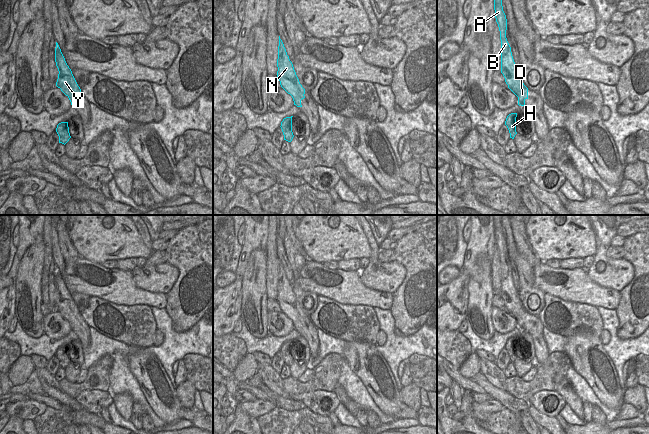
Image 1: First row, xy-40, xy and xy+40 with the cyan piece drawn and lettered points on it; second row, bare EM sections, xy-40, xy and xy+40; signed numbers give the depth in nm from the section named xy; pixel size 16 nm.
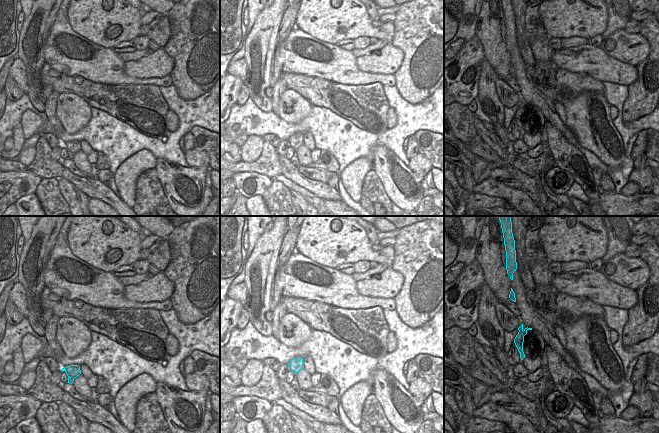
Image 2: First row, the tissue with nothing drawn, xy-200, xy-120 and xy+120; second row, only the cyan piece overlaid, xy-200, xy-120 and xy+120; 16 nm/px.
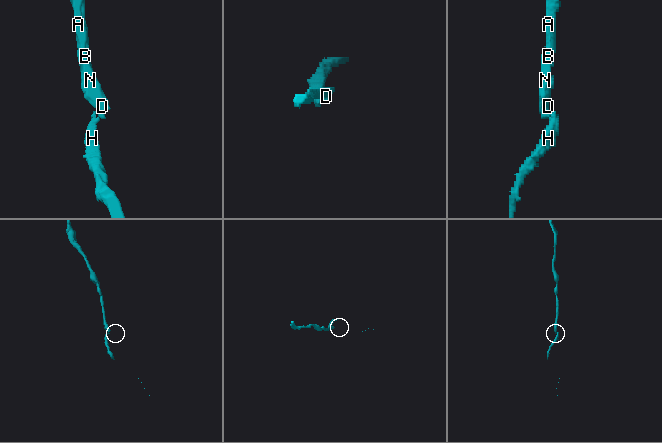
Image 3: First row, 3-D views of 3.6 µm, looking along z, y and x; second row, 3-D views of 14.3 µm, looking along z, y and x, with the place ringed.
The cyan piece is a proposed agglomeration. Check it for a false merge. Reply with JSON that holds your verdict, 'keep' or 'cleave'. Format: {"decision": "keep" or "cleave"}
{"decision": "cleave"}

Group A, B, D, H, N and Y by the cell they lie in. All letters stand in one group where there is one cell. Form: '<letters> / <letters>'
A B D N Y / H

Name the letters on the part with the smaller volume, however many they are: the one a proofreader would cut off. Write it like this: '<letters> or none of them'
H

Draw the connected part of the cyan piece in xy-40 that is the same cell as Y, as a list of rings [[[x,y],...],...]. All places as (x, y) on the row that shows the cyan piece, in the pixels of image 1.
[[[57,42],[55,48],[55,62],[59,71],[56,86],[69,98],[73,107],[78,107],[77,99],[83,97],[81,89],[78,86],[71,69],[67,65]]]

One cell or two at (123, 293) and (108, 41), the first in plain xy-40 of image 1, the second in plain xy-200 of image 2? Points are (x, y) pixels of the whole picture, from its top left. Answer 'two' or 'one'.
two

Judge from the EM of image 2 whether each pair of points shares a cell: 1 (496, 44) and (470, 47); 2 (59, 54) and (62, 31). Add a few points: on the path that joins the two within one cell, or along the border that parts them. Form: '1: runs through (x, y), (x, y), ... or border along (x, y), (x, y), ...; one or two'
1: border along (474, 35), (479, 40), (485, 57); two
2: runs through (60, 48), (60, 37); one

